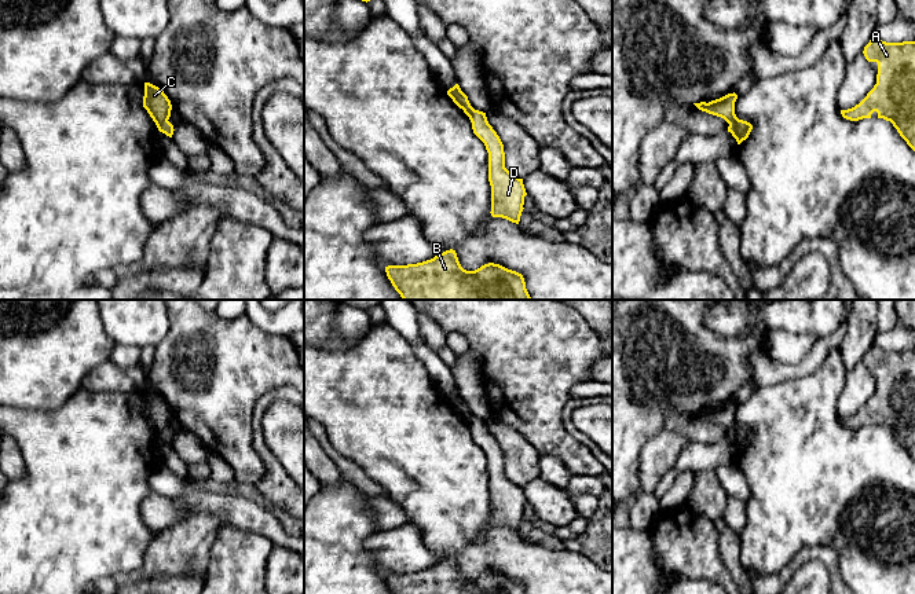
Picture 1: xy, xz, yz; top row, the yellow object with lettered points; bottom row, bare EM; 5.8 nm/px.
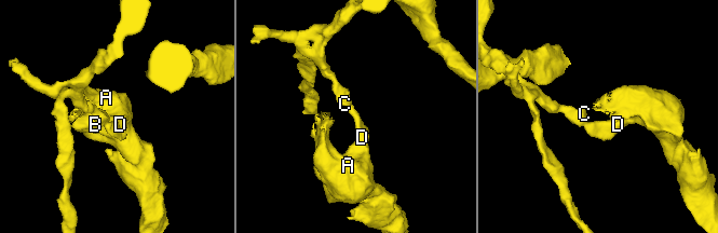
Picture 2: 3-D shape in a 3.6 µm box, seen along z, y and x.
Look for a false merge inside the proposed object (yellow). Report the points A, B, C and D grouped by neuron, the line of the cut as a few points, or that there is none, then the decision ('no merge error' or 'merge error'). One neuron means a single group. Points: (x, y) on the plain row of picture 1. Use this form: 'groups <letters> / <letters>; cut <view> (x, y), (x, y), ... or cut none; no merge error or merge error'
groups A B D / C; cut xy (167, 428), (157, 435); merge error

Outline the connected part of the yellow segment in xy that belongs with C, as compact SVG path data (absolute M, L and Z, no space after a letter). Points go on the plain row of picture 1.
M144 390L143 415L147 418L157 436L171 425L171 408L161 396L150 390Z

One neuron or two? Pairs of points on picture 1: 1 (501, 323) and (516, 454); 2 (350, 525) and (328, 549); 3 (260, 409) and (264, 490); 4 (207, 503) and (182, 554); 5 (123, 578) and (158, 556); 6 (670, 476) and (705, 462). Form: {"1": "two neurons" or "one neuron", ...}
{"1": "two neurons", "2": "one neuron", "3": "one neuron", "4": "two neurons", "5": "one neuron", "6": "one neuron"}

